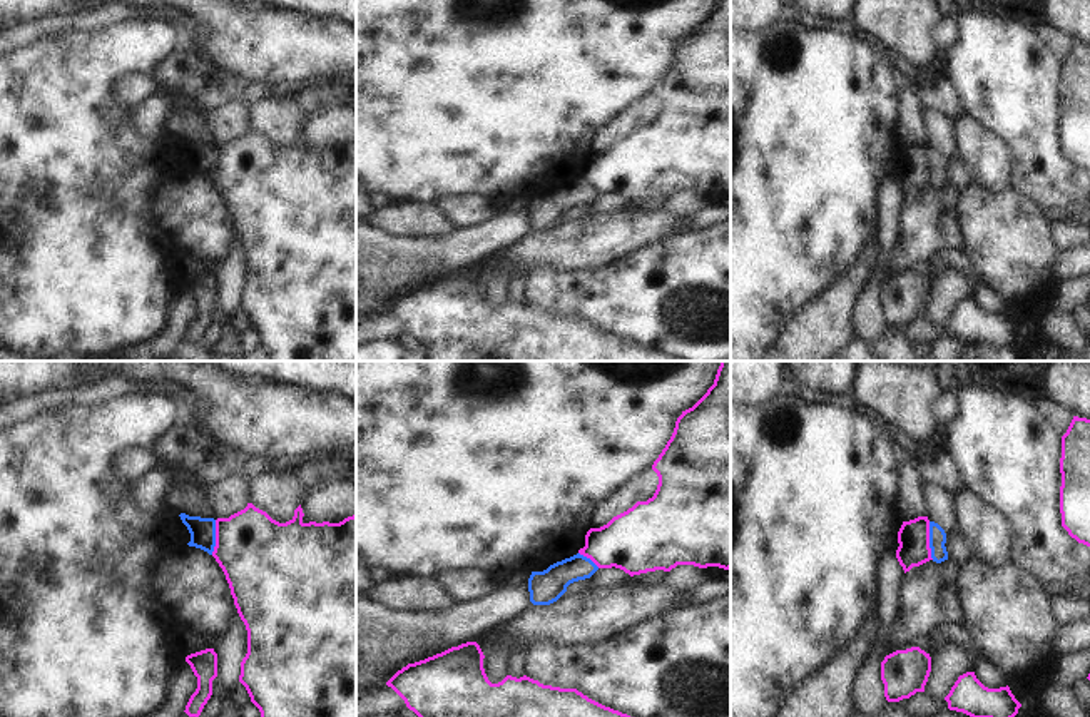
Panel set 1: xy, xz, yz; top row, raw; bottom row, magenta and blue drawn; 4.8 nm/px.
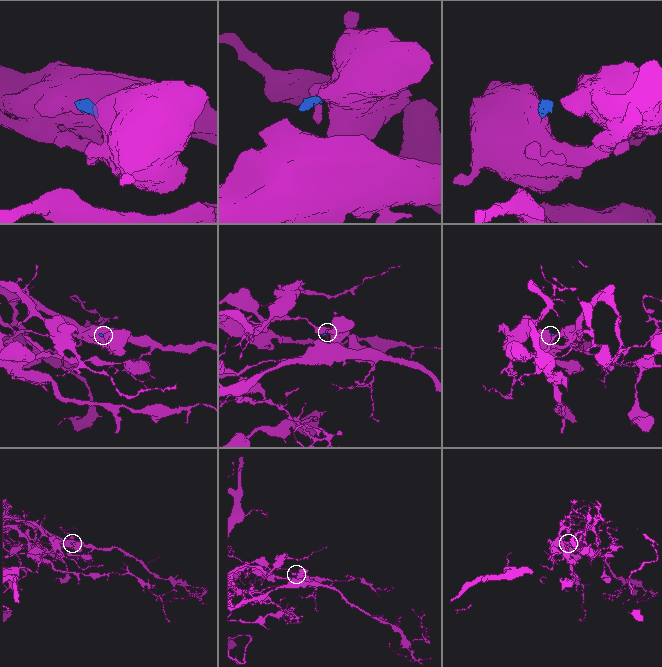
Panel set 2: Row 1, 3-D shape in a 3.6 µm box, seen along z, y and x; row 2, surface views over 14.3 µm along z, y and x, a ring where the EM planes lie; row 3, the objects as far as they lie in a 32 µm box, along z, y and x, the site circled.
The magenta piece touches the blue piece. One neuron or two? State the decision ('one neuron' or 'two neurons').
two neurons

